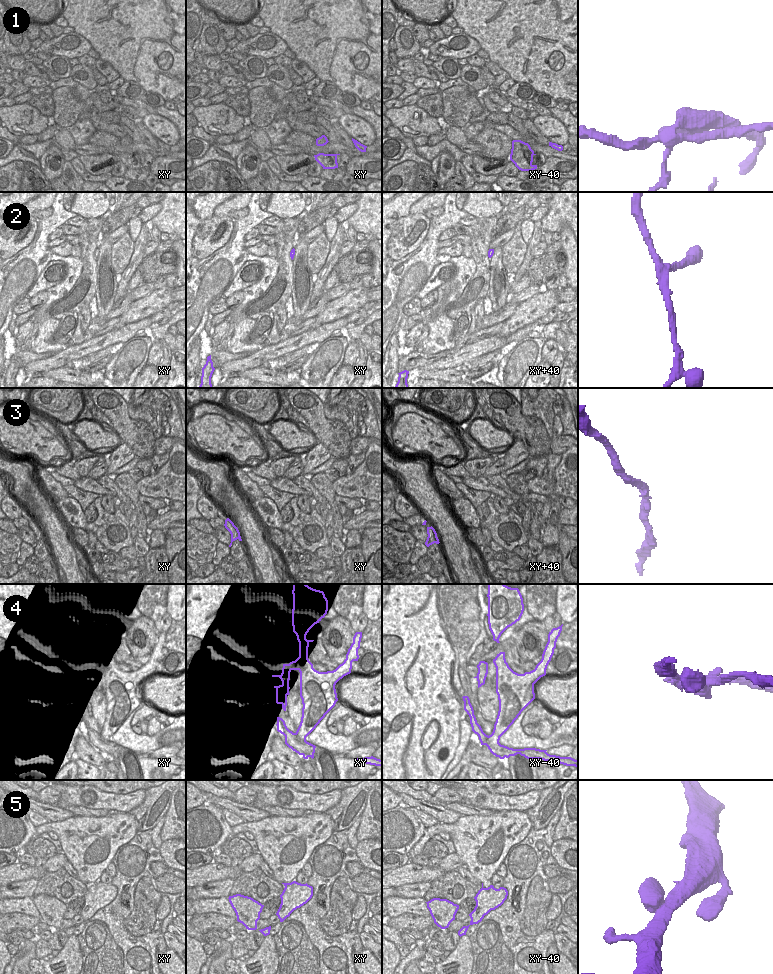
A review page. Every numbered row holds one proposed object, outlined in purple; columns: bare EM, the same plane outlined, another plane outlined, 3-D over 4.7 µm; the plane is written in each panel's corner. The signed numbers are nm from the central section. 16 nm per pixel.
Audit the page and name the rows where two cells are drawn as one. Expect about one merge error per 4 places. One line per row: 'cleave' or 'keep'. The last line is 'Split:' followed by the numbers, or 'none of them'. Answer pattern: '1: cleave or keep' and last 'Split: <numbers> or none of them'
1: keep
2: keep
3: keep
4: cleave
5: keep
Split: 4

